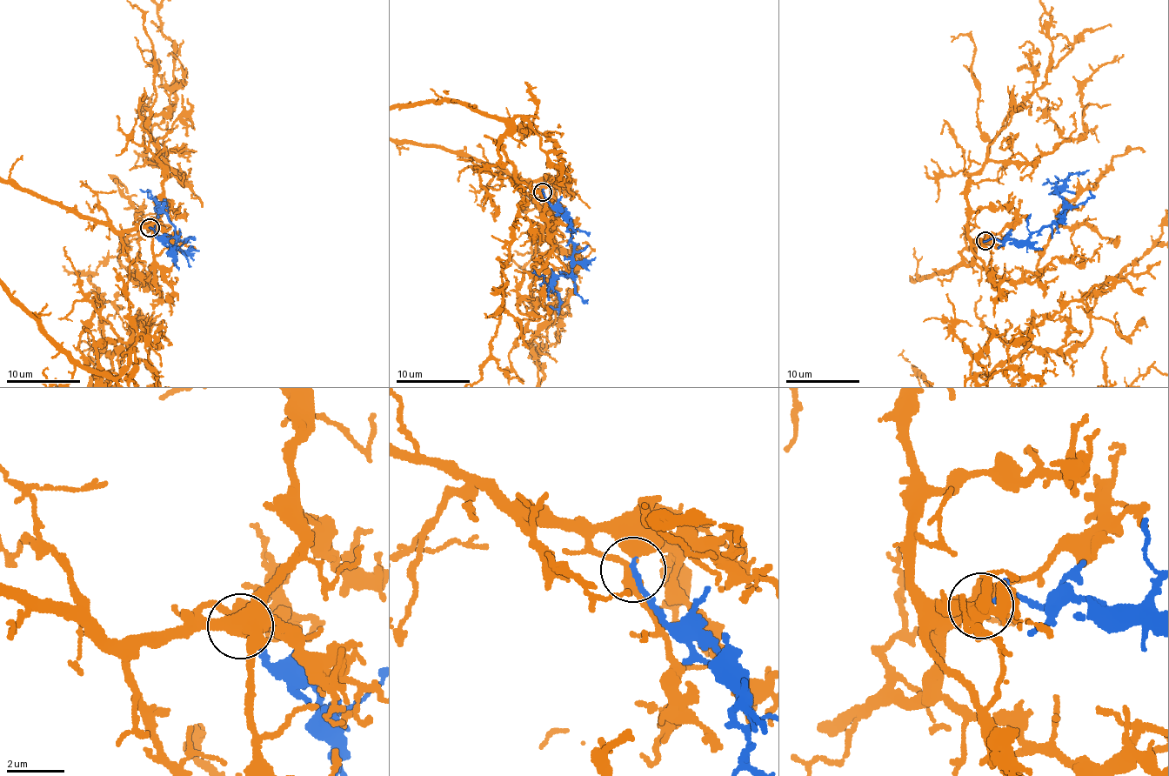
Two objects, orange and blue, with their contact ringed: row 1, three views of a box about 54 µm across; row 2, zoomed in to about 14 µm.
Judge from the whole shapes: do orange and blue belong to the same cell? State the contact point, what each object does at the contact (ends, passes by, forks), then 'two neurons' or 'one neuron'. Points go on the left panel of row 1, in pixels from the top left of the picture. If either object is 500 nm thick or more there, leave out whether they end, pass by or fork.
at (150, 227); orange forks there; blue ends there; one neuron

